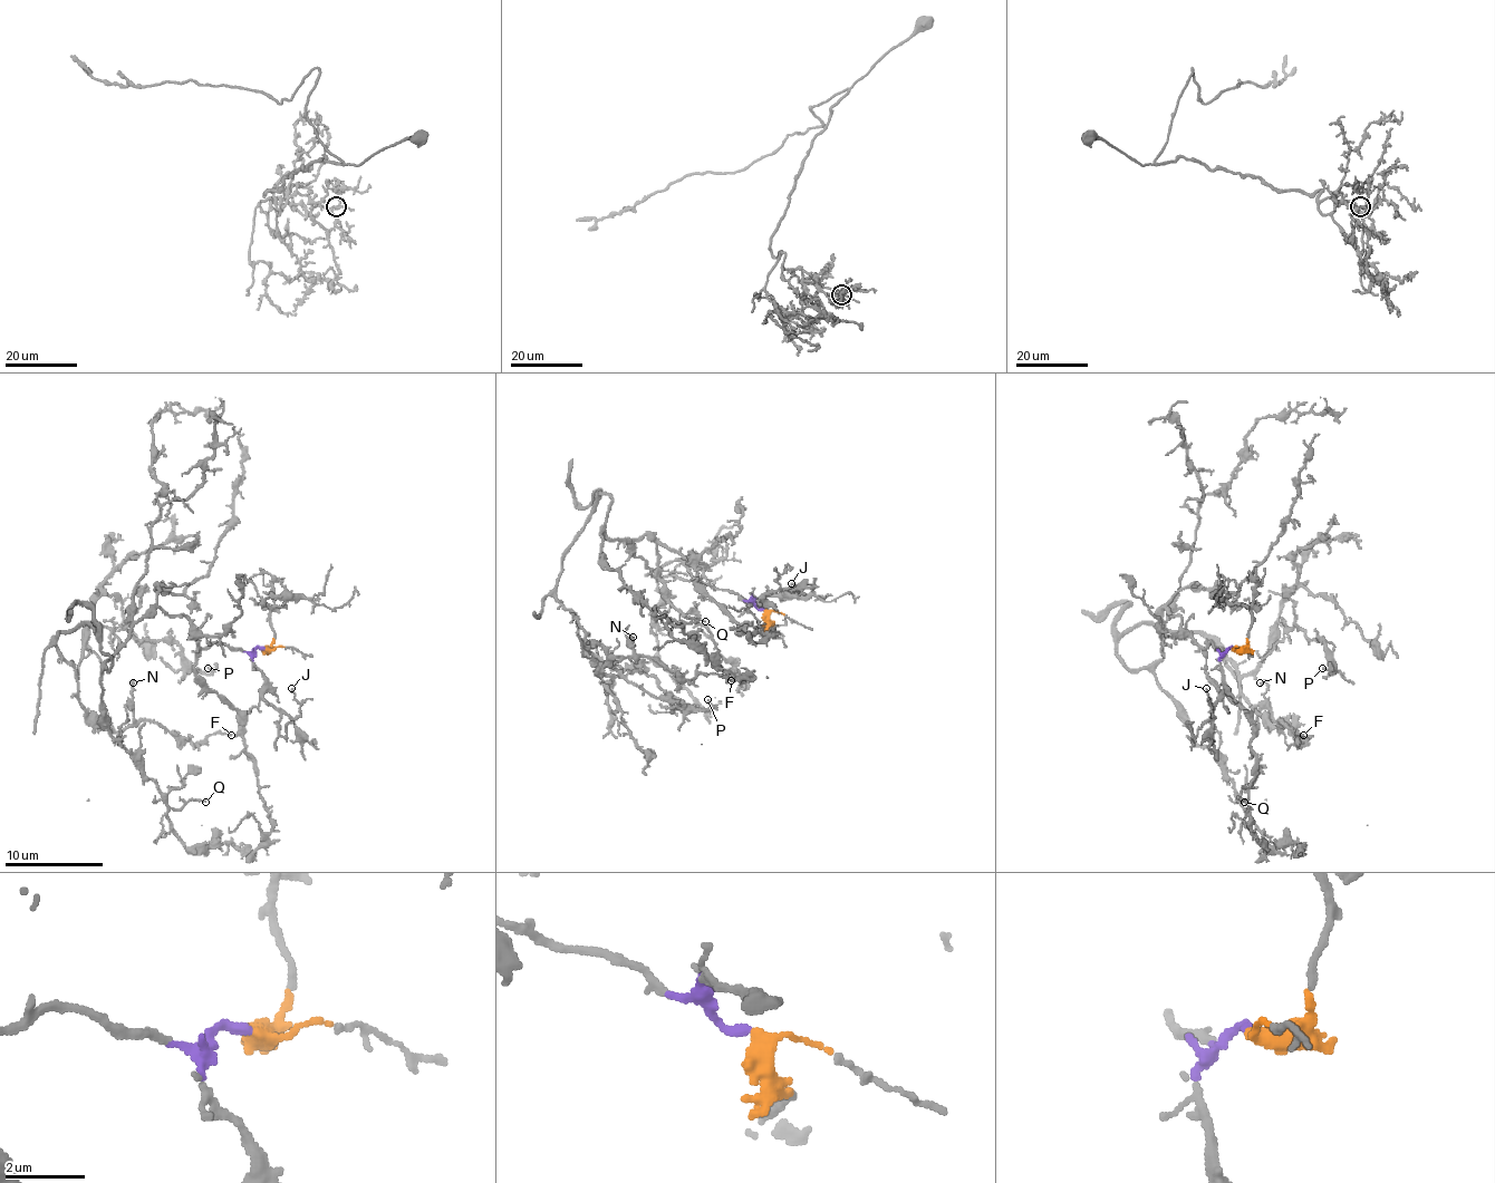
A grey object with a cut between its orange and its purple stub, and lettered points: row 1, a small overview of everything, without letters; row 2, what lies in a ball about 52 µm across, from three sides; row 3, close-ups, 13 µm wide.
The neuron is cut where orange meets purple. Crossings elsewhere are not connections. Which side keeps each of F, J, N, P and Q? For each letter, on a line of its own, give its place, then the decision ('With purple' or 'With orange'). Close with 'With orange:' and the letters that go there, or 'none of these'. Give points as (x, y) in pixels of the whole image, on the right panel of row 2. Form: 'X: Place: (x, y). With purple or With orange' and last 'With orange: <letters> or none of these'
F: Place: (1303, 735). With purple
J: Place: (1206, 688). With purple
N: Place: (1260, 682). With purple
P: Place: (1322, 668). With purple
Q: Place: (1244, 802). With purple
With orange: none of these

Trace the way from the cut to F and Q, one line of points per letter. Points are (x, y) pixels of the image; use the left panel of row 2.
F: (263, 647), (202, 647), (153, 608), (108, 669), (86, 622), (57, 638), (89, 714), (116, 730), (232, 736)
Q: (263, 647), (202, 647), (182, 616), (155, 608), (104, 665), (104, 726), (175, 810), (204, 802)

